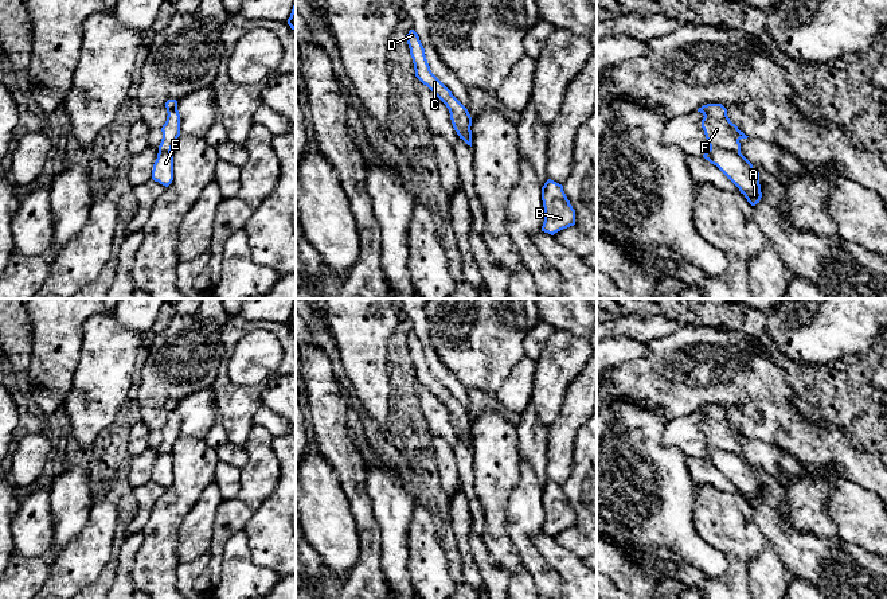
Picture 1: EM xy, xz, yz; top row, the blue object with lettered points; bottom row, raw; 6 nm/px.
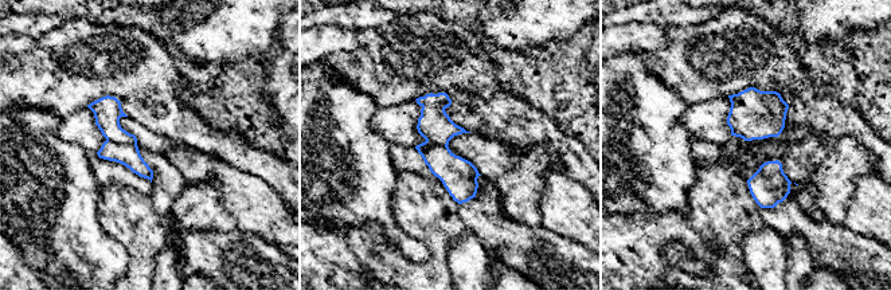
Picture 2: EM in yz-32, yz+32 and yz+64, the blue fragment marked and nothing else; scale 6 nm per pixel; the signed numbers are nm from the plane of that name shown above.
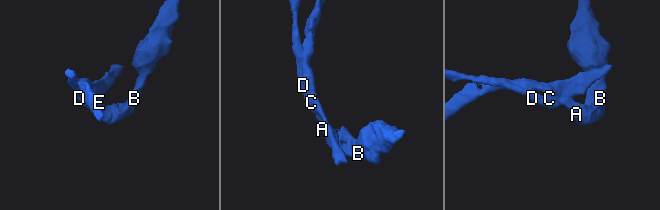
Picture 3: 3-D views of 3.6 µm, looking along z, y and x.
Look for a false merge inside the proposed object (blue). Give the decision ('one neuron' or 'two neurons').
two neurons

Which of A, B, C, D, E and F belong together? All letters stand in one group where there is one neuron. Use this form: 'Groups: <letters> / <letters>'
Groups: A B C D E / F

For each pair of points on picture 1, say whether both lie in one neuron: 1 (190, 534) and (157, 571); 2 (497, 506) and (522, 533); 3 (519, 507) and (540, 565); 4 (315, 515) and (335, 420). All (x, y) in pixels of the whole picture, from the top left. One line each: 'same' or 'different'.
1: different
2: different
3: same
4: different

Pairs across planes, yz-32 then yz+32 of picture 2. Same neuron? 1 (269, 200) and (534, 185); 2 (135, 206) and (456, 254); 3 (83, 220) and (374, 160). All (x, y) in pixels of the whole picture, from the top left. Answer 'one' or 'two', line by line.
1: two
2: two
3: one

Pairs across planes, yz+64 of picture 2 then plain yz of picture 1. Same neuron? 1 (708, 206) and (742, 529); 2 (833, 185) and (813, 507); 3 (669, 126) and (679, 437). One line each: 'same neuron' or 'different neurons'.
1: same neuron
2: same neuron
3: different neurons

